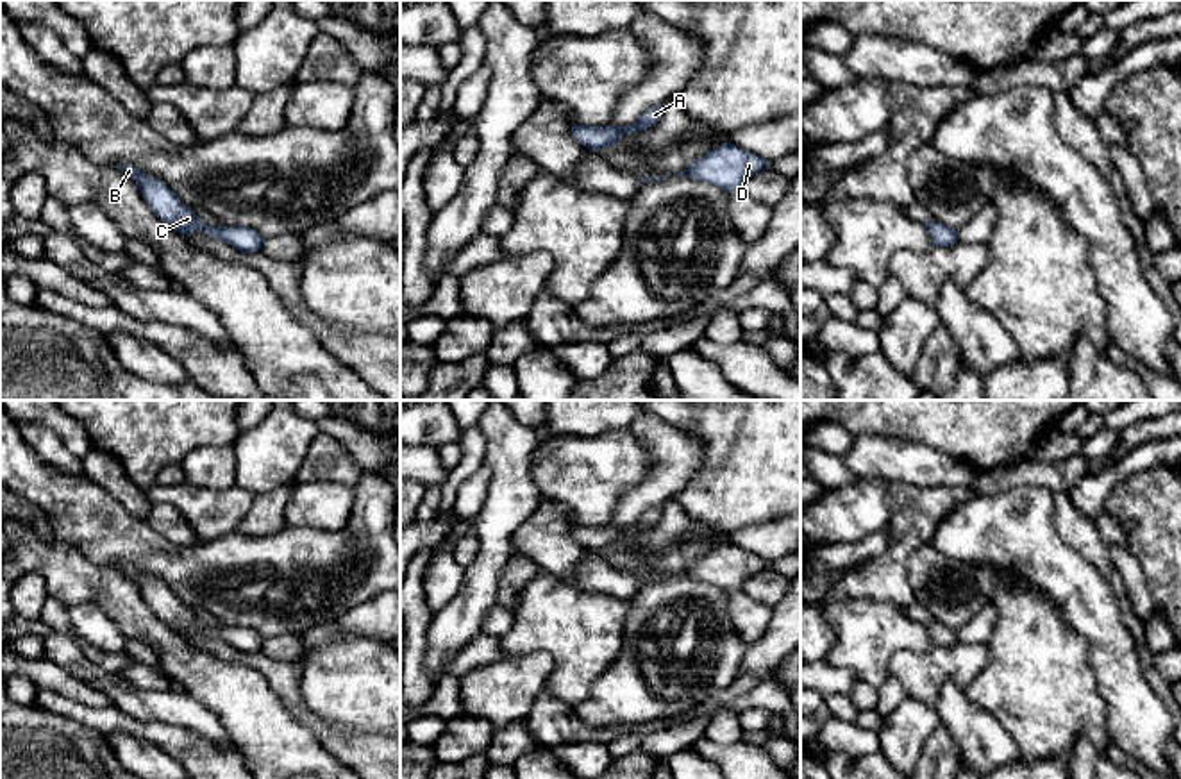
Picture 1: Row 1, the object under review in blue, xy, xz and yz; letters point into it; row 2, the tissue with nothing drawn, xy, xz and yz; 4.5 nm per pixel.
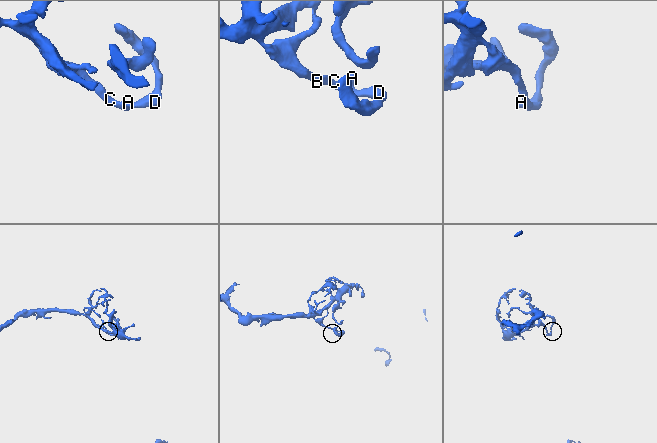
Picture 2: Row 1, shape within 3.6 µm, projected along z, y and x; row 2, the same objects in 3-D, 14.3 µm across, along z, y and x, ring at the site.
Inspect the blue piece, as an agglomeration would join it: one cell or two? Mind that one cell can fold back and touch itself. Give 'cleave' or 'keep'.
keep

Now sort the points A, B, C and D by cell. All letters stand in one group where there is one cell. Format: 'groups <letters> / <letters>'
groups A B C D

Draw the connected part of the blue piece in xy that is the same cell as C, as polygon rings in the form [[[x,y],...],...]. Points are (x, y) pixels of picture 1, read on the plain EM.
[[[116,565],[116,570],[138,582],[139,591],[150,609],[179,634],[204,631],[209,638],[220,640],[243,654],[254,654],[263,649],[263,636],[248,627],[211,627],[198,615],[184,606],[159,579],[154,579],[134,566]]]

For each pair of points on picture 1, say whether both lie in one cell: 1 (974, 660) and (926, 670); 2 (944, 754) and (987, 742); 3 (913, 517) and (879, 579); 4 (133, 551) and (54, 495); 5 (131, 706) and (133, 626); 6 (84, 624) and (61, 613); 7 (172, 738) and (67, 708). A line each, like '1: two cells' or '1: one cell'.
1: one cell
2: two cells
3: one cell
4: one cell
5: two cells
6: two cells
7: one cell

